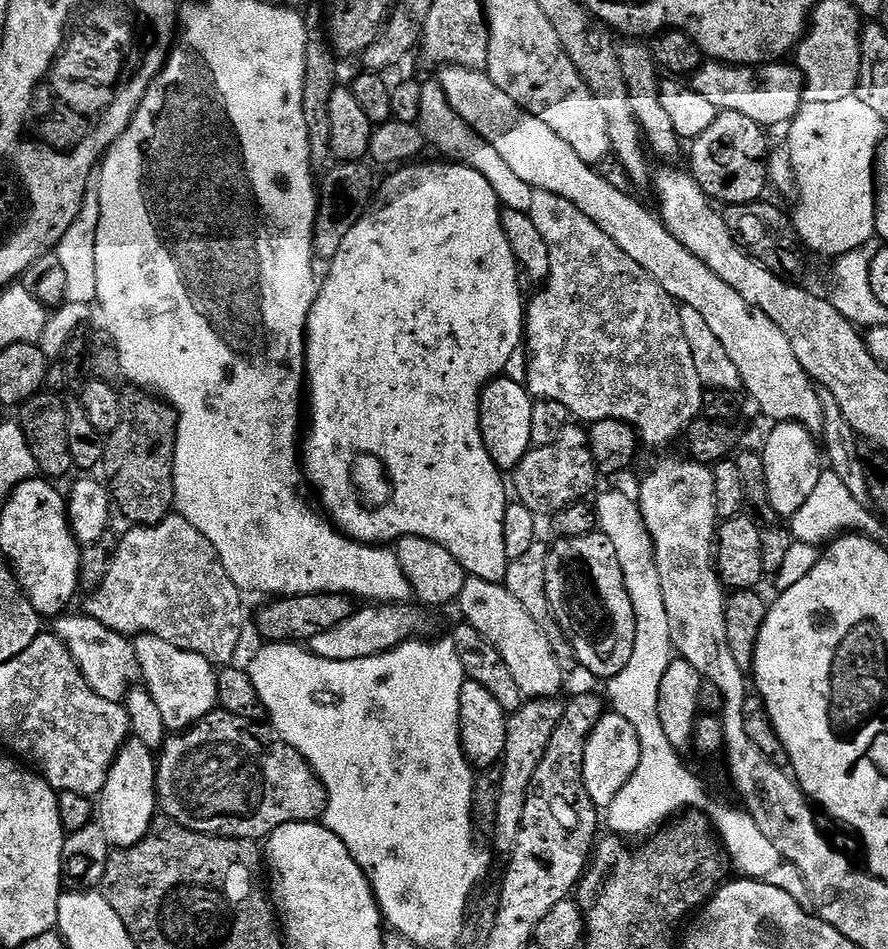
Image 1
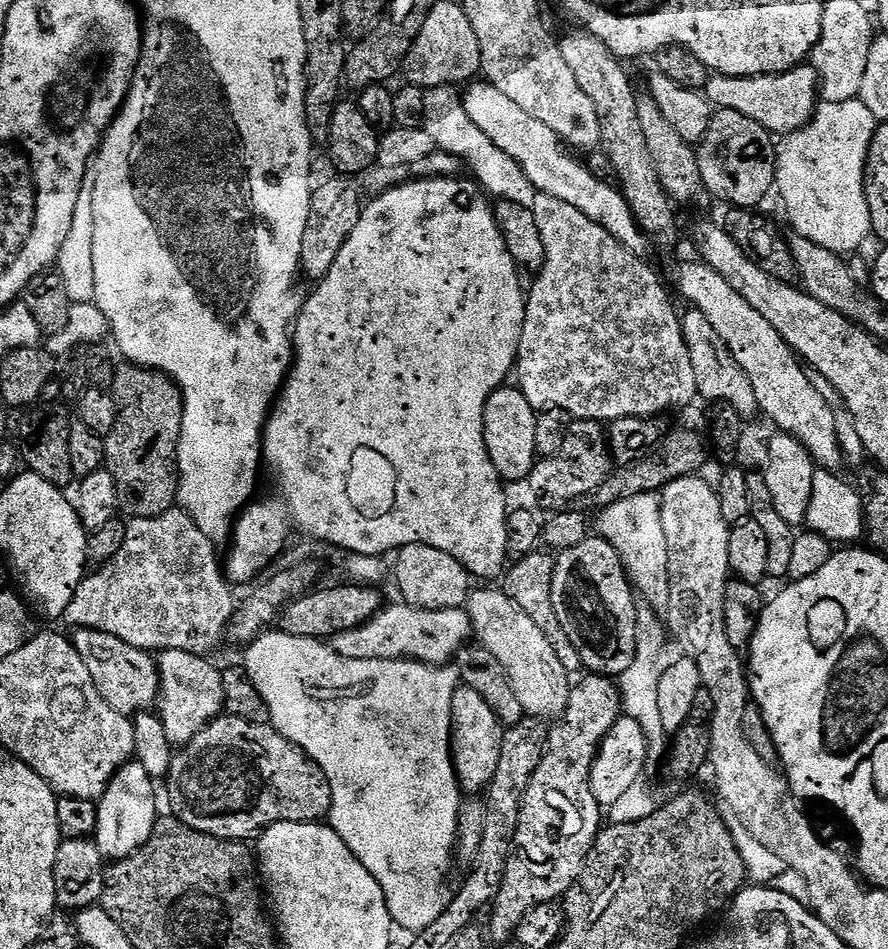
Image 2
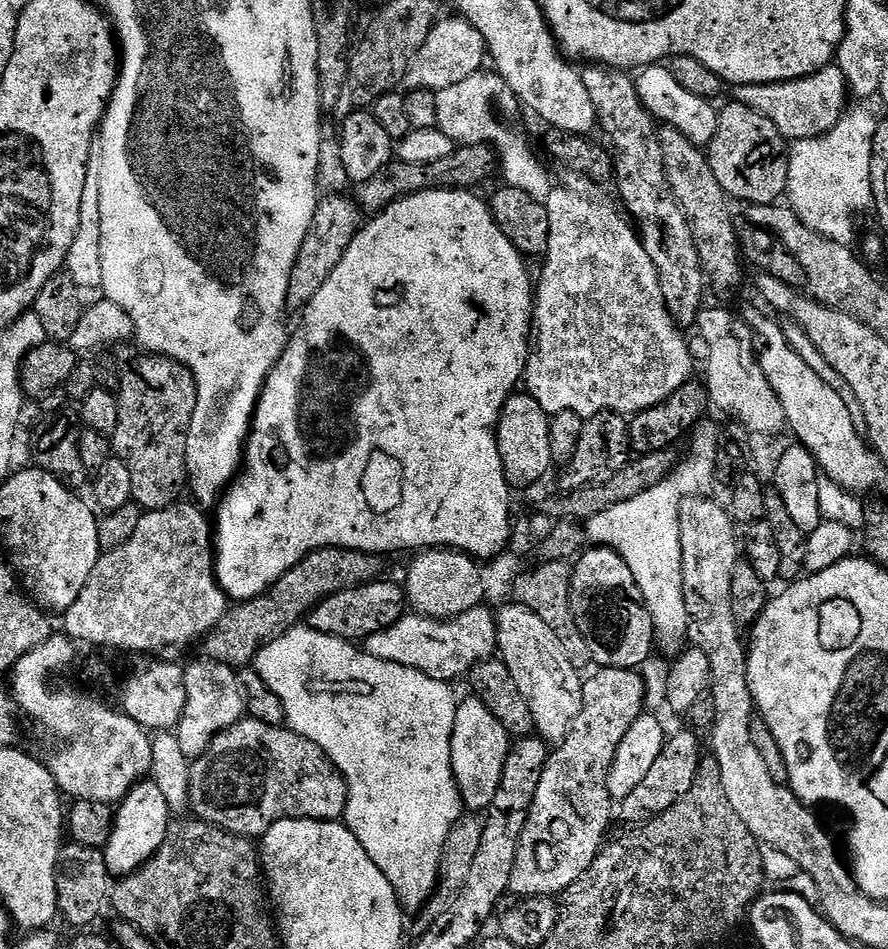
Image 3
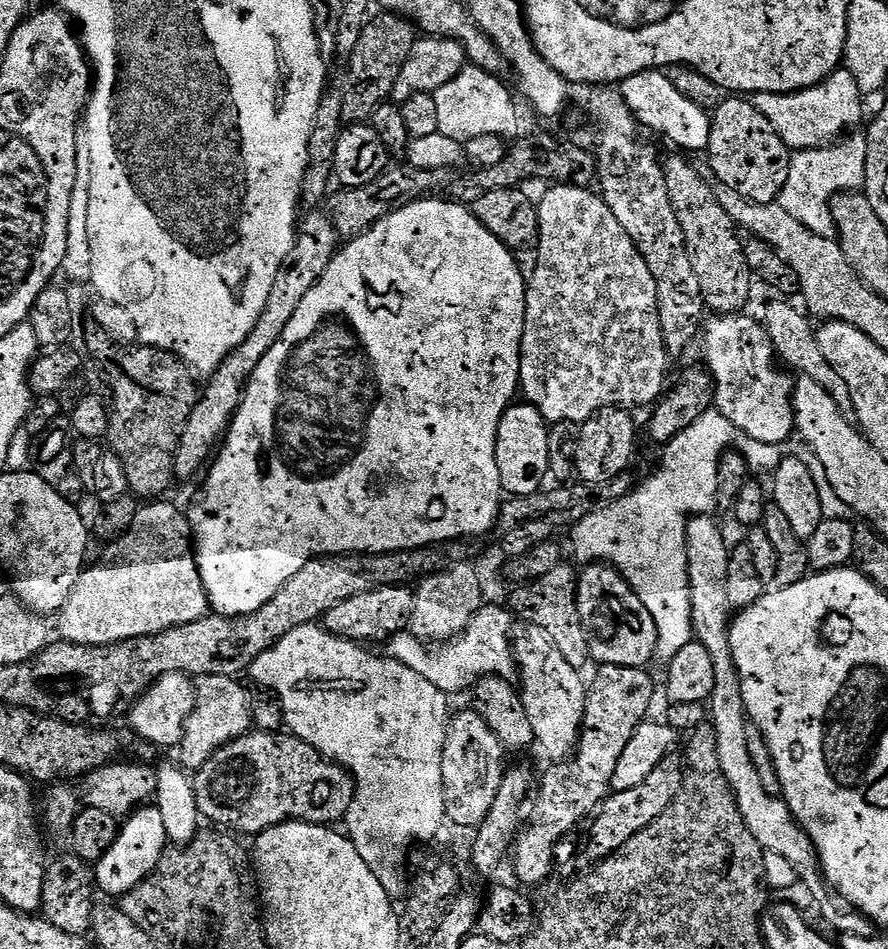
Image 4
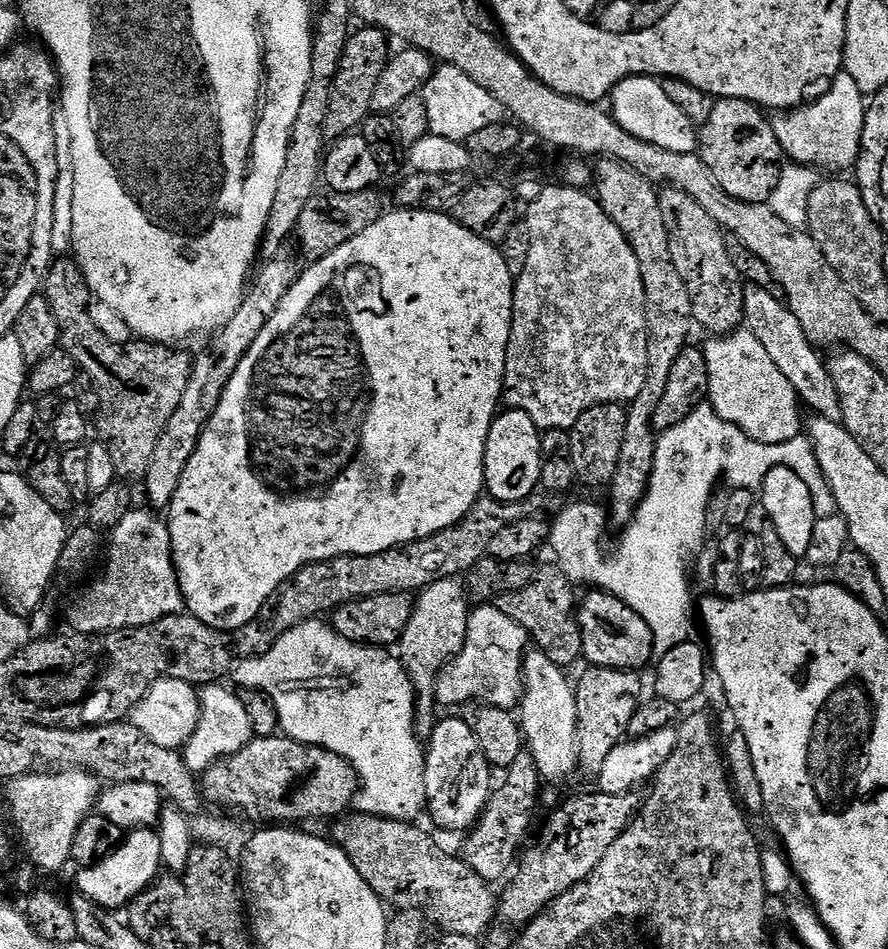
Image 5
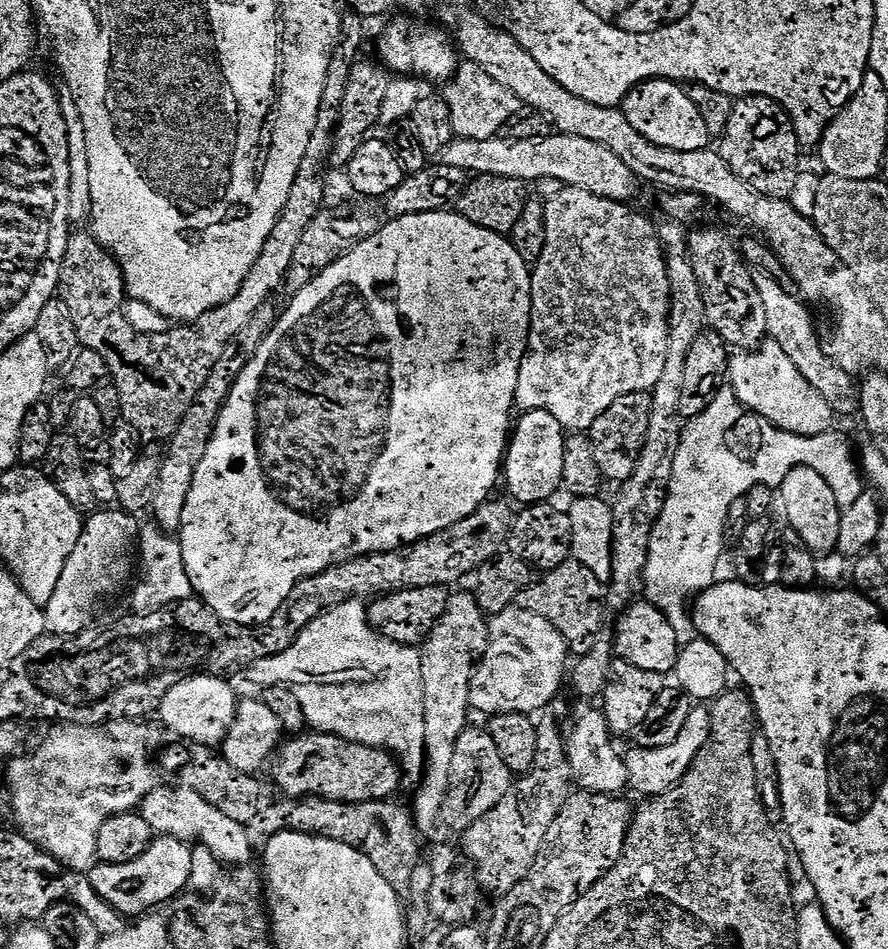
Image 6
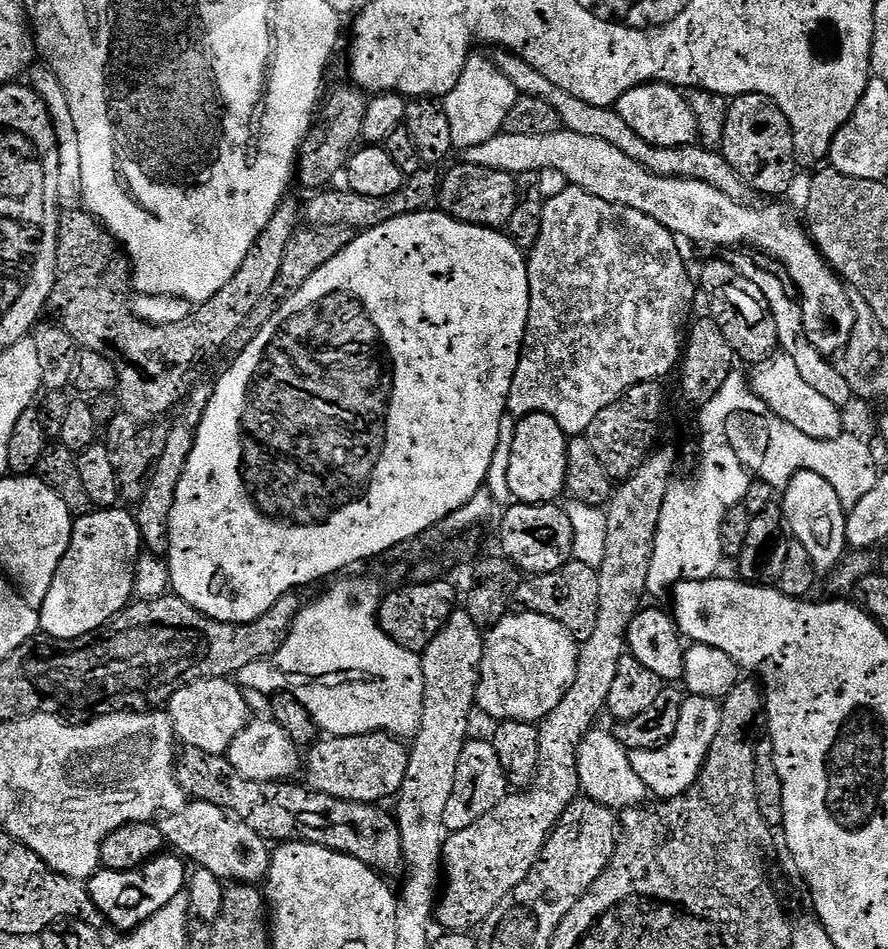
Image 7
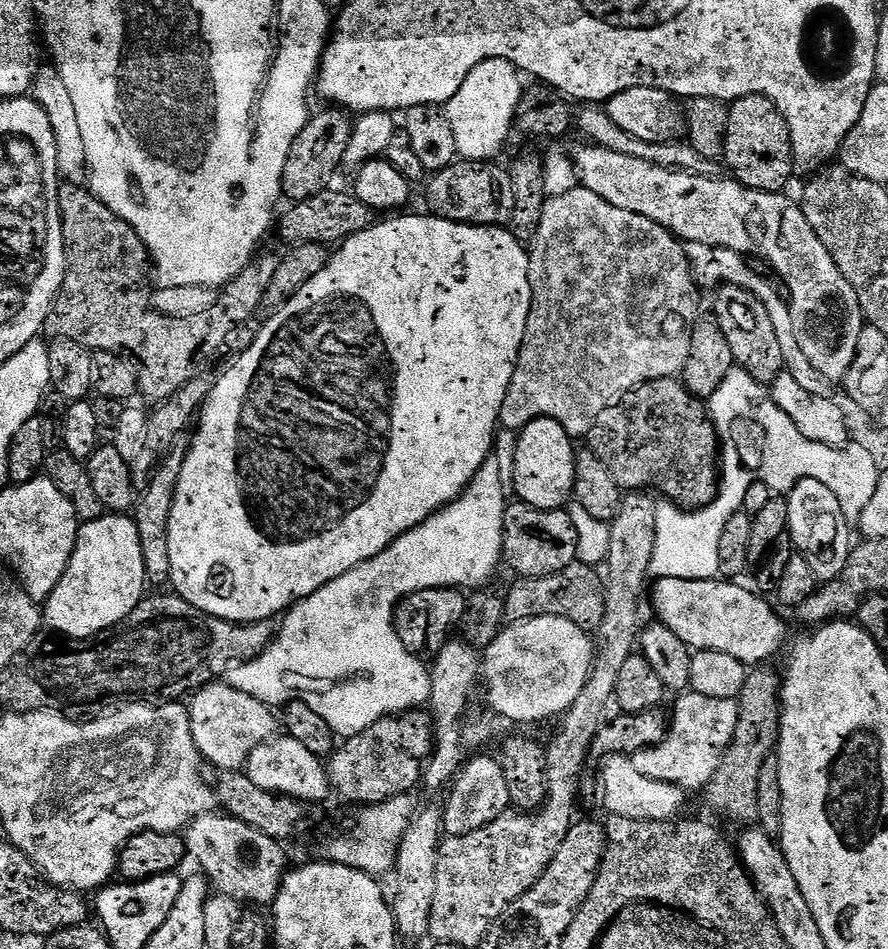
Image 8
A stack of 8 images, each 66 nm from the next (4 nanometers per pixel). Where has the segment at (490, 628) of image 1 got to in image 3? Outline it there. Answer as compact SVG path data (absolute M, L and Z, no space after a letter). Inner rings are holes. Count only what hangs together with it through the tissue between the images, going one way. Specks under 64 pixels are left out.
M506 604L498 611L497 653L527 705L535 731L545 741L559 742L567 732L568 717L580 708L583 683L579 671L570 663L550 628L528 608Z

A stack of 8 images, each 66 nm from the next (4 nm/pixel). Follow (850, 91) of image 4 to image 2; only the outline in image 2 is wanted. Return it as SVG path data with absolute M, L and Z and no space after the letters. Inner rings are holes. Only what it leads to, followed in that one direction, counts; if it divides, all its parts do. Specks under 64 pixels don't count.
M811 66L791 68L782 74L765 76L718 76L711 75L704 89L708 103L717 109L734 110L754 118L766 131L787 134L805 128L816 114L818 97L821 95L820 76Z

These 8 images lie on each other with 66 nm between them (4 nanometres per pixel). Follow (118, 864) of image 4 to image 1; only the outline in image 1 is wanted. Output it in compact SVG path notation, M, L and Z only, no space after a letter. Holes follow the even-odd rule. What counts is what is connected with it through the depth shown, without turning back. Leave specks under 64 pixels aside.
M135 738L129 739L117 753L96 806L97 821L113 849L134 846L152 831L158 816L157 763L154 752Z

